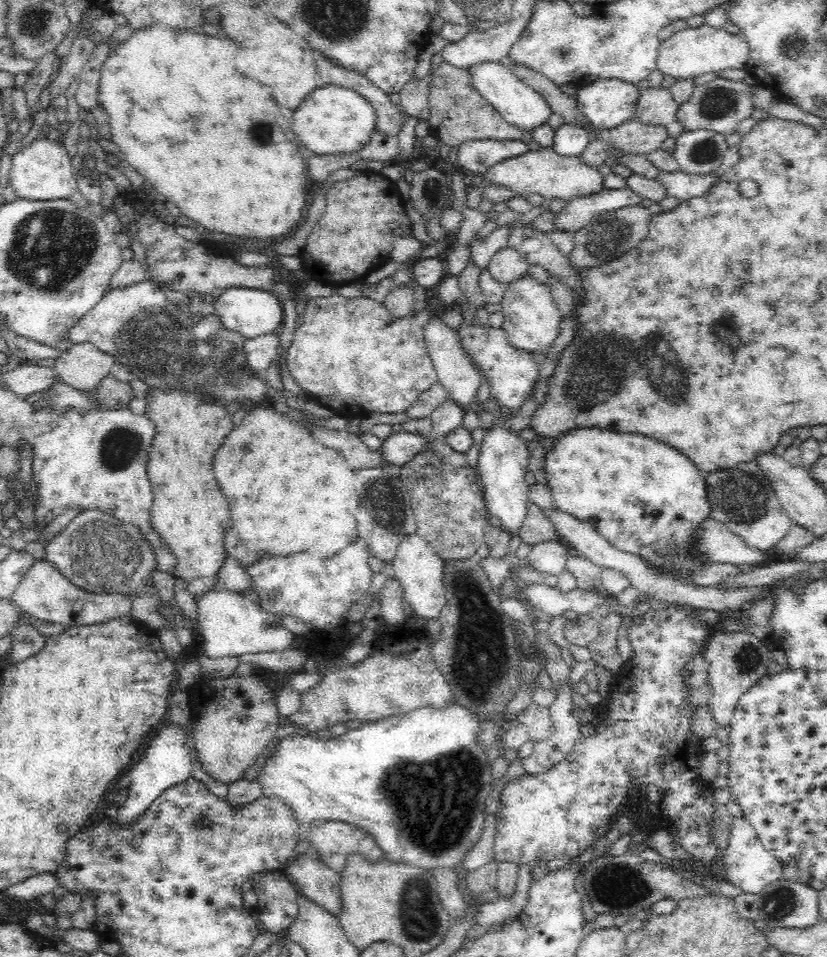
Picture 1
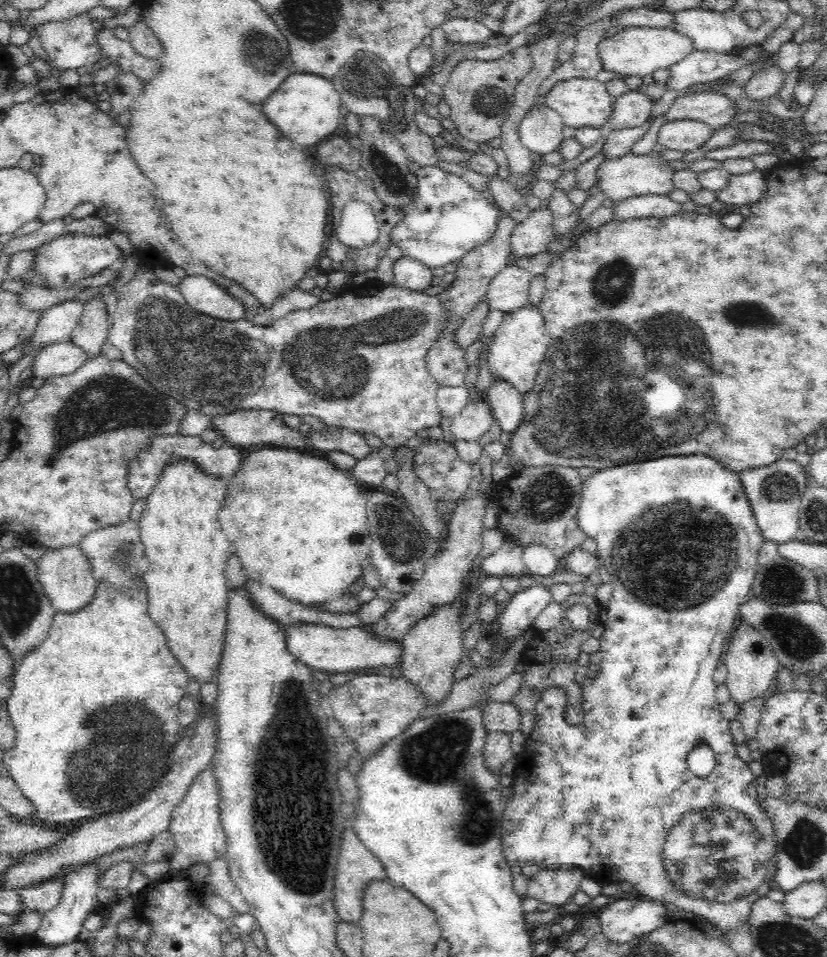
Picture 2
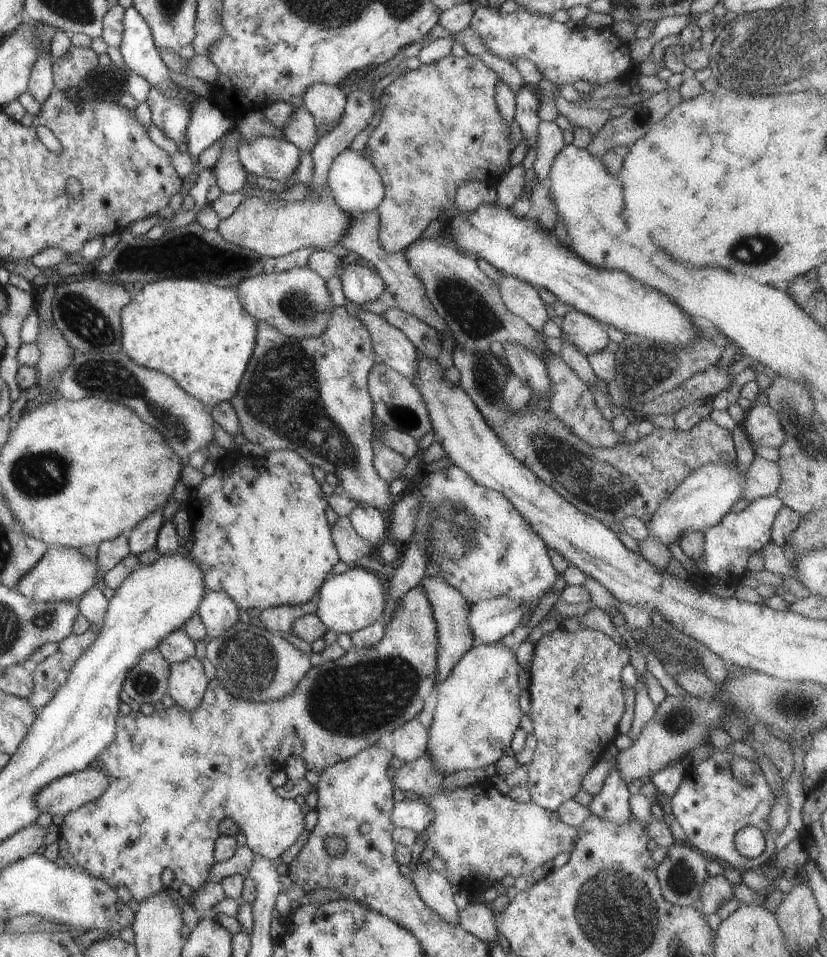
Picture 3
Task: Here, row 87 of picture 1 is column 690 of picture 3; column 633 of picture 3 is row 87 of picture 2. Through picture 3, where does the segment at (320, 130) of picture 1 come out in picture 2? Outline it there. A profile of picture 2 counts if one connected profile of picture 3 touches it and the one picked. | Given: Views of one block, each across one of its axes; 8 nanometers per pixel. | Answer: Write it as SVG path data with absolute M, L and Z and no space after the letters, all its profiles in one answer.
M294 74L290 76L266 102L264 114L272 124L276 124L286 138L302 146L318 145L334 135L340 126L340 93L331 79L320 78L316 74Z

